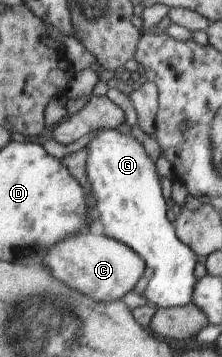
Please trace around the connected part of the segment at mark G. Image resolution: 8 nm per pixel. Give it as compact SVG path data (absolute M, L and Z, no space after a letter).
M102 128L89 142L86 172L96 198L96 209L104 227L103 233L110 238L125 242L146 261L146 272L136 285L135 292L159 308L183 307L194 300L195 275L193 275L192 247L181 241L173 221L173 214L167 209L167 201L161 189L161 176L157 173L155 161L145 151L145 145L133 135L122 133L115 128Z

